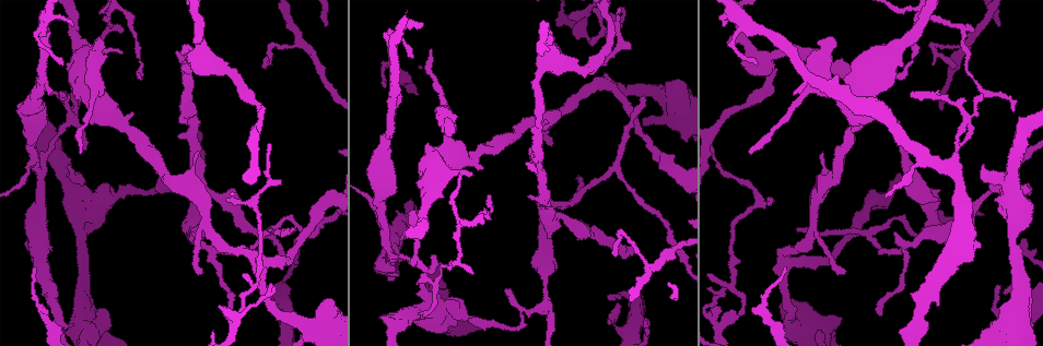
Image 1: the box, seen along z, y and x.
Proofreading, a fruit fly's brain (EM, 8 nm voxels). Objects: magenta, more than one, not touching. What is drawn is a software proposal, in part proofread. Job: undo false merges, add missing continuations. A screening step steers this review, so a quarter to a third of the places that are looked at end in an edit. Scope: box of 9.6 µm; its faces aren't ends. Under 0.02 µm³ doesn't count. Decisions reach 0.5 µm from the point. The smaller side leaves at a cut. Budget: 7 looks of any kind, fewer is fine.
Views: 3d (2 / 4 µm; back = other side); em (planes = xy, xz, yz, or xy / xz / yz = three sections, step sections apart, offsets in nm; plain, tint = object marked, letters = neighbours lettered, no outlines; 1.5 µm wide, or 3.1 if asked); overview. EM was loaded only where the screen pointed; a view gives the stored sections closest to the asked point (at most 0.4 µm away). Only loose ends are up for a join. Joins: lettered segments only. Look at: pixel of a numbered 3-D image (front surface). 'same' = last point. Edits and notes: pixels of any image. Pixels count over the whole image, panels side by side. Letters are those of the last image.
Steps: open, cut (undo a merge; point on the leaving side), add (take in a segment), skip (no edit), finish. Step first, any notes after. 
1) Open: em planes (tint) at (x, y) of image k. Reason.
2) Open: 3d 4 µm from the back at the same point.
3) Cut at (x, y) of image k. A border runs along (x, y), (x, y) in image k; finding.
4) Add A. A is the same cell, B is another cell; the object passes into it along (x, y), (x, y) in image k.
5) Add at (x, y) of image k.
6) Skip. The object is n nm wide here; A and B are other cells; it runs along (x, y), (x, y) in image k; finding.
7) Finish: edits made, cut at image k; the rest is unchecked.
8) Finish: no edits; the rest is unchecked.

Open: 3d 4 µm at (138, 74) of image 1. Long arm stops here.

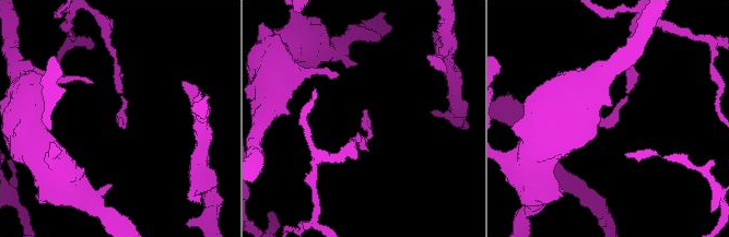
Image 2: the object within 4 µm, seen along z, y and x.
Open: em planes (letters) at (600, 123) of image 2.

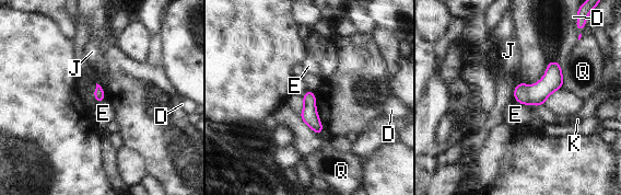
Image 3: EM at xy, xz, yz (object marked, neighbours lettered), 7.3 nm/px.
Skip. D, E, J, K and Q are other cells; a border runs along (515, 100), (526, 105) in image 3; none of them fits.

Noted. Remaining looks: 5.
Open: em xy step 4 (letters) at (951, 67) of image 1. Free end.

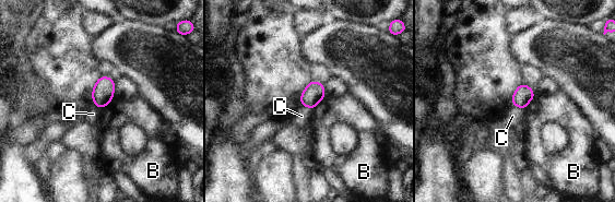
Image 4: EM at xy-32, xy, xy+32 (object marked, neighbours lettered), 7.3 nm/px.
Open: em xz step 8 (letters) at the same point.

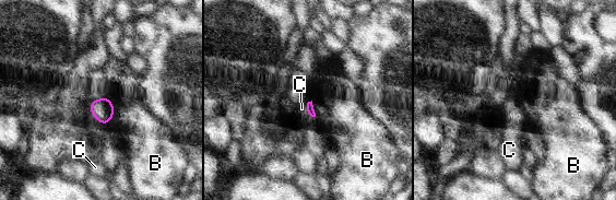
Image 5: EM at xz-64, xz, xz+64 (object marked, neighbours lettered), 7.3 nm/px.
Skip. B and C are other cells; a border runs along (306, 103), (306, 109), (311, 116) in image 5; none of them fits.

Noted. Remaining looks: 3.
Open: em planes (letters) at (772, 202) of image 1. Branch stops here.

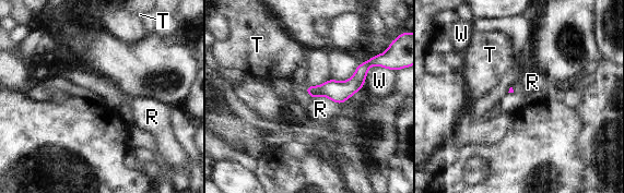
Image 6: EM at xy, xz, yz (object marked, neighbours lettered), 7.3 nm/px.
Skip. R, T and W are other cells; none of them fits.

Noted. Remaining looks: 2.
Finish: no edits; the rest is unchecked.

